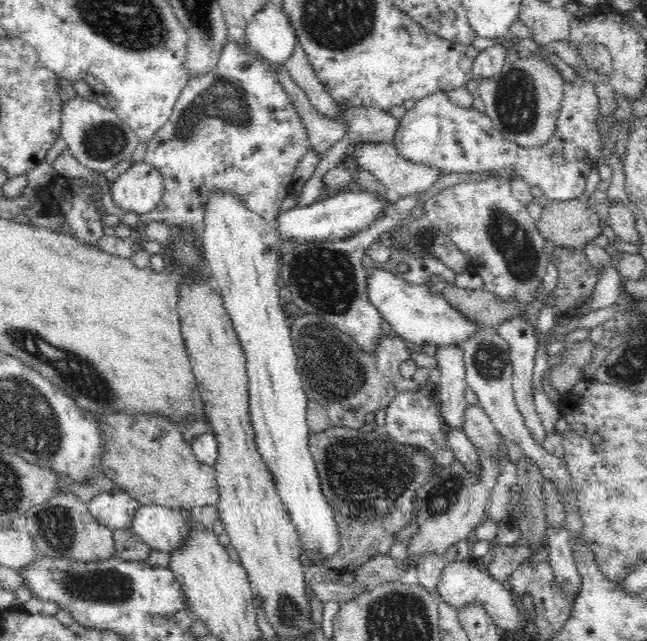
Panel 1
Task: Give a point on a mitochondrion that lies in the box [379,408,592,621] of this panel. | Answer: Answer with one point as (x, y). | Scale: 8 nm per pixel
(442, 496)

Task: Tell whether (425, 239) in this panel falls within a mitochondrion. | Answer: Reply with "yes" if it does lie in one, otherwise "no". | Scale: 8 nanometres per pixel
yes

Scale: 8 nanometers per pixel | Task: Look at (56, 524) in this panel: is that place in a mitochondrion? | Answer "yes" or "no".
yes

